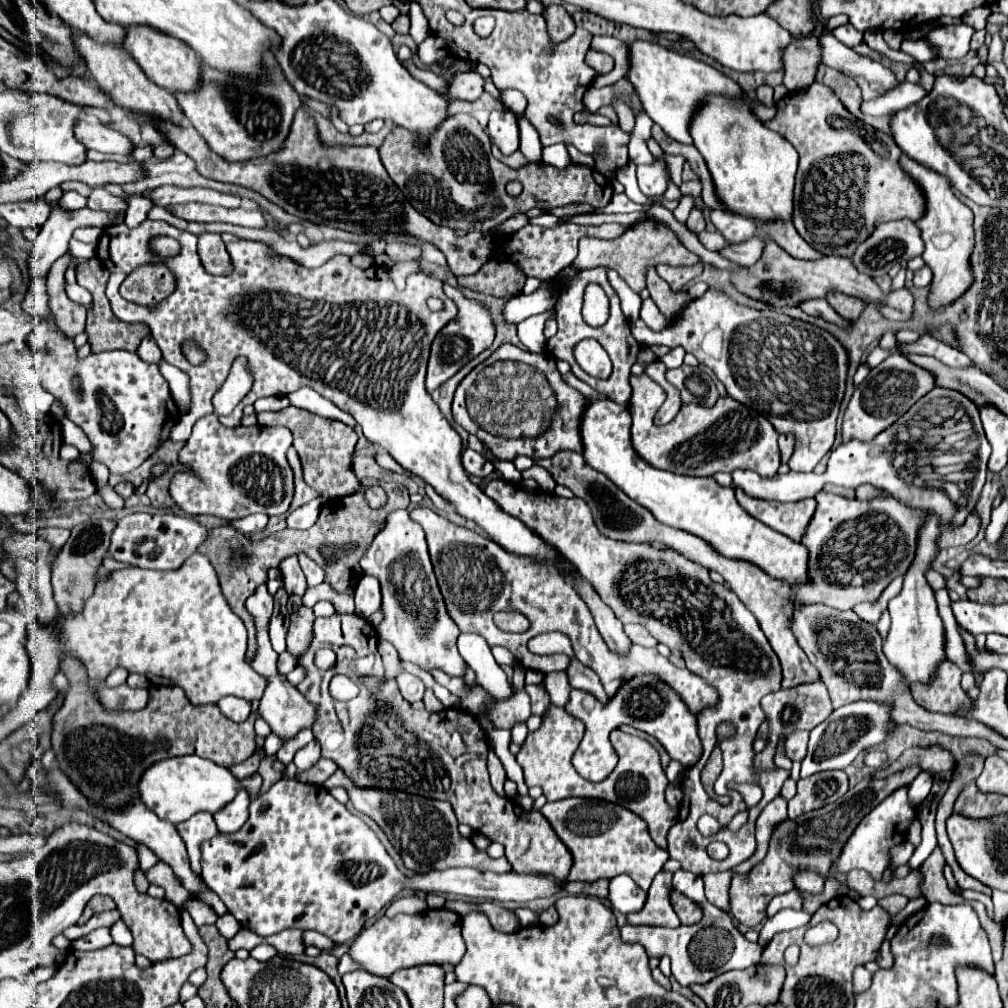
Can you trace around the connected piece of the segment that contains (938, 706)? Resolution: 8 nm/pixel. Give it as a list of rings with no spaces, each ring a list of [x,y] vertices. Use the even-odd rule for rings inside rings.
[[[947,660],[939,666],[935,682],[929,686],[915,684],[913,688],[915,702],[933,712],[947,712],[947,700],[957,702],[961,696],[961,670]]]

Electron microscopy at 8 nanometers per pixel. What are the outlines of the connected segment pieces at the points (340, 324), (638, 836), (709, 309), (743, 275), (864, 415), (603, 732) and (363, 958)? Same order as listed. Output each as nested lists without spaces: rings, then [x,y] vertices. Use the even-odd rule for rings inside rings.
[[[145,220],[137,228],[129,228],[127,224],[111,226],[103,230],[97,244],[97,256],[111,272],[109,282],[107,282],[107,298],[111,302],[113,314],[123,322],[145,322],[151,328],[151,334],[157,340],[157,346],[161,348],[165,360],[169,364],[175,364],[179,370],[183,370],[189,376],[189,392],[191,392],[189,436],[191,436],[193,424],[201,416],[207,416],[213,412],[211,398],[229,376],[229,370],[235,358],[241,354],[249,354],[247,360],[249,360],[249,372],[253,374],[253,386],[247,392],[247,396],[241,400],[241,404],[237,404],[237,408],[229,416],[219,418],[221,424],[239,426],[243,408],[247,404],[253,404],[261,396],[287,396],[289,392],[295,392],[297,388],[309,386],[315,392],[319,392],[323,398],[339,406],[343,412],[349,412],[355,418],[355,422],[361,426],[369,442],[385,448],[391,454],[391,458],[397,464],[401,464],[409,474],[433,486],[433,490],[439,496],[443,496],[447,502],[455,506],[459,516],[473,520],[487,534],[487,538],[499,544],[505,552],[533,558],[535,562],[543,562],[543,564],[553,564],[557,570],[563,572],[563,554],[559,550],[555,550],[551,544],[545,544],[545,540],[539,534],[527,530],[527,526],[521,520],[505,514],[479,486],[475,486],[469,480],[469,474],[465,472],[463,462],[461,462],[461,452],[463,452],[461,436],[451,428],[451,424],[445,420],[445,416],[439,412],[437,404],[431,400],[431,396],[425,390],[425,368],[427,368],[431,340],[457,314],[457,308],[443,292],[441,280],[429,278],[425,274],[411,274],[407,276],[405,288],[397,290],[395,284],[387,278],[387,268],[371,266],[363,270],[363,268],[353,266],[349,262],[349,256],[333,256],[321,268],[309,270],[287,256],[269,256],[267,246],[263,242],[237,238],[233,234],[223,234],[223,240],[233,262],[233,272],[229,276],[209,276],[209,272],[203,268],[197,254],[197,236],[191,232],[177,230],[169,226],[167,222]],[[157,234],[175,234],[175,238],[181,242],[181,254],[173,260],[177,264],[175,272],[179,278],[179,286],[171,296],[161,300],[157,306],[131,304],[119,296],[121,280],[128,276],[127,272],[137,268],[141,260],[149,260],[145,258],[149,254],[147,242],[149,238]],[[245,298],[247,298],[247,328],[243,326]],[[429,298],[443,300],[445,310],[439,310],[439,312],[429,310],[427,306]],[[185,340],[193,340],[201,350],[205,350],[203,364],[199,366],[189,364],[189,360],[185,358],[181,350],[181,344]]]
[[[565,798],[547,802],[541,808],[541,814],[551,822],[557,836],[573,852],[573,868],[567,880],[593,882],[599,878],[629,874],[637,886],[649,890],[653,876],[669,858],[669,854],[651,840],[647,824],[619,804],[595,798]]]
[[[709,288],[663,332],[647,330],[643,320],[635,320],[631,334],[641,346],[683,346],[685,352],[691,352],[715,372],[731,398],[755,408],[779,434],[795,436],[791,470],[811,472],[831,450],[849,360],[843,346],[829,332],[773,310],[751,310],[731,302],[717,288]]]
[[[765,236],[763,240],[767,240],[767,244],[763,248],[763,256],[753,266],[741,266],[737,270],[729,270],[731,282],[741,294],[767,302],[775,308],[785,308],[785,306],[795,308],[805,300],[825,298],[827,292],[837,290],[837,292],[843,292],[849,296],[857,296],[857,298],[865,300],[867,304],[883,302],[881,312],[889,320],[909,320],[911,310],[913,310],[913,296],[907,288],[893,290],[889,296],[883,296],[883,292],[879,290],[875,280],[863,272],[857,272],[857,268],[851,264],[849,258],[823,256],[819,260],[799,260],[799,258],[793,258],[791,254],[787,254],[783,248],[779,248],[779,244],[775,244],[775,240],[771,240],[769,236]]]
[[[893,354],[885,358],[877,368],[873,368],[853,392],[853,398],[843,416],[843,442],[847,440],[873,440],[879,432],[887,430],[897,418],[901,418],[919,398],[923,398],[935,386],[935,376],[917,364],[911,364],[903,354]]]
[[[639,674],[639,676],[631,678],[629,682],[625,682],[619,688],[617,696],[607,706],[601,706],[601,702],[595,696],[591,696],[589,692],[571,690],[569,714],[579,718],[585,724],[585,736],[573,756],[573,766],[585,780],[591,780],[591,782],[605,780],[611,774],[613,766],[617,765],[618,755],[609,740],[609,732],[619,728],[621,724],[629,724],[629,726],[643,730],[643,732],[651,734],[653,738],[657,738],[663,744],[663,748],[667,750],[667,754],[671,756],[671,760],[681,762],[685,770],[693,768],[701,756],[697,718],[689,712],[689,708],[681,702],[681,698],[655,676]]]
[[[429,908],[421,914],[395,914],[393,918],[381,912],[371,928],[365,928],[349,946],[347,952],[361,970],[389,978],[393,972],[419,964],[457,964],[465,954],[461,936],[461,916],[447,908]]]

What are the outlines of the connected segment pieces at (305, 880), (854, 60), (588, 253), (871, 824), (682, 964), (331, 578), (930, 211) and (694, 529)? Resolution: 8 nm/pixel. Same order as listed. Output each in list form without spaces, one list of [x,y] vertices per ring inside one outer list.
[[[281,778],[265,794],[251,800],[249,820],[235,834],[217,834],[213,840],[201,846],[201,876],[205,884],[223,900],[227,910],[241,922],[241,926],[269,936],[287,928],[317,930],[331,938],[335,944],[345,944],[353,940],[367,918],[373,918],[383,906],[395,900],[403,890],[423,890],[423,892],[445,892],[463,894],[477,900],[513,900],[525,904],[535,898],[551,896],[561,886],[549,876],[531,874],[495,874],[479,872],[475,868],[447,868],[433,870],[427,874],[405,876],[387,854],[377,834],[355,814],[351,814],[343,804],[339,804],[323,786],[303,784],[295,778]]]
[[[819,36],[819,42],[823,46],[821,62],[839,70],[845,76],[851,76],[859,84],[863,100],[875,100],[899,86],[899,80],[887,66],[871,60],[869,56],[857,54],[855,50],[835,40],[835,36]]]
[[[643,220],[635,226],[631,226],[623,236],[615,238],[615,240],[595,240],[595,238],[583,238],[579,242],[579,256],[573,262],[573,266],[565,268],[559,278],[563,276],[563,282],[571,280],[575,276],[577,270],[585,270],[585,268],[597,268],[597,266],[605,266],[605,268],[613,268],[617,270],[617,274],[629,284],[629,288],[633,292],[641,292],[645,288],[645,272],[649,266],[657,266],[659,262],[669,264],[669,266],[693,266],[699,262],[699,256],[695,256],[693,252],[689,252],[679,238],[661,222],[653,222],[653,220]]]
[[[899,788],[895,790],[891,796],[887,796],[879,806],[875,806],[861,822],[859,826],[855,828],[855,832],[849,836],[847,844],[843,846],[843,852],[839,854],[839,858],[831,864],[829,872],[827,872],[827,878],[825,878],[825,888],[823,892],[817,892],[817,894],[809,894],[809,892],[801,892],[799,896],[803,896],[803,912],[807,914],[813,914],[819,906],[827,904],[829,900],[833,900],[837,896],[837,890],[839,890],[839,880],[837,880],[837,874],[845,874],[853,868],[865,868],[867,872],[871,872],[871,876],[875,880],[879,880],[887,868],[887,850],[901,842],[905,838],[905,830],[909,826],[909,822],[913,820],[915,816],[915,810],[909,806],[907,802],[907,788]]]
[[[679,869],[673,873],[672,887],[703,906],[703,920],[691,926],[679,926],[679,928],[651,928],[651,926],[629,926],[625,924],[621,928],[621,938],[625,942],[637,942],[647,950],[647,956],[671,958],[671,970],[675,980],[681,986],[689,984],[705,984],[711,978],[727,972],[727,970],[743,970],[749,966],[759,964],[763,948],[759,944],[753,944],[745,940],[743,934],[733,926],[733,920],[727,912],[719,910],[717,906],[707,902],[704,894],[704,883],[702,877],[692,872]]]
[[[381,482],[381,486],[385,488],[387,498],[389,498],[385,508],[371,510],[365,504],[361,494],[353,494],[345,500],[329,500],[323,504],[317,522],[307,530],[285,528],[263,540],[245,538],[243,534],[235,532],[229,526],[211,530],[207,542],[203,546],[199,546],[199,552],[203,552],[211,560],[211,564],[219,576],[219,586],[223,590],[227,604],[245,622],[247,628],[255,628],[255,624],[253,624],[253,618],[245,610],[245,600],[261,584],[267,582],[267,570],[279,566],[279,562],[287,556],[299,556],[305,552],[325,570],[327,584],[331,584],[341,594],[349,594],[349,596],[355,594],[355,584],[363,576],[363,570],[359,568],[359,560],[367,552],[369,544],[353,544],[353,530],[383,530],[383,524],[385,524],[385,518],[389,512],[409,506],[409,492],[405,486],[395,484],[395,482]]]
[[[907,154],[901,156],[901,168],[905,172],[909,172],[909,176],[915,178],[917,184],[925,192],[927,212],[915,224],[921,230],[921,238],[925,242],[925,252],[921,256],[933,272],[927,304],[931,310],[937,310],[941,306],[953,304],[959,296],[963,296],[967,292],[967,288],[971,288],[971,284],[975,280],[973,272],[971,272],[971,252],[975,248],[973,212],[951,192],[951,184],[945,176],[941,176],[929,168],[923,168],[919,162],[911,160]]]
[[[607,398],[593,400],[587,406],[581,422],[585,462],[605,474],[637,504],[651,510],[659,522],[691,532],[707,540],[715,552],[733,560],[747,560],[757,568],[763,568],[763,572],[767,572],[771,578],[787,582],[791,588],[807,582],[809,552],[801,542],[793,542],[791,538],[749,516],[737,504],[731,486],[723,488],[713,478],[691,478],[651,468],[635,454],[629,428],[631,416],[627,406],[619,406]]]

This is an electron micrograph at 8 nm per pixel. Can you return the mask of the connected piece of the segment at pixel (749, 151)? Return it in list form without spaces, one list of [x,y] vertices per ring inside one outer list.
[[[709,96],[691,122],[691,136],[707,162],[715,194],[727,212],[755,222],[793,222],[793,186],[797,172],[797,152],[761,124],[743,102]]]

